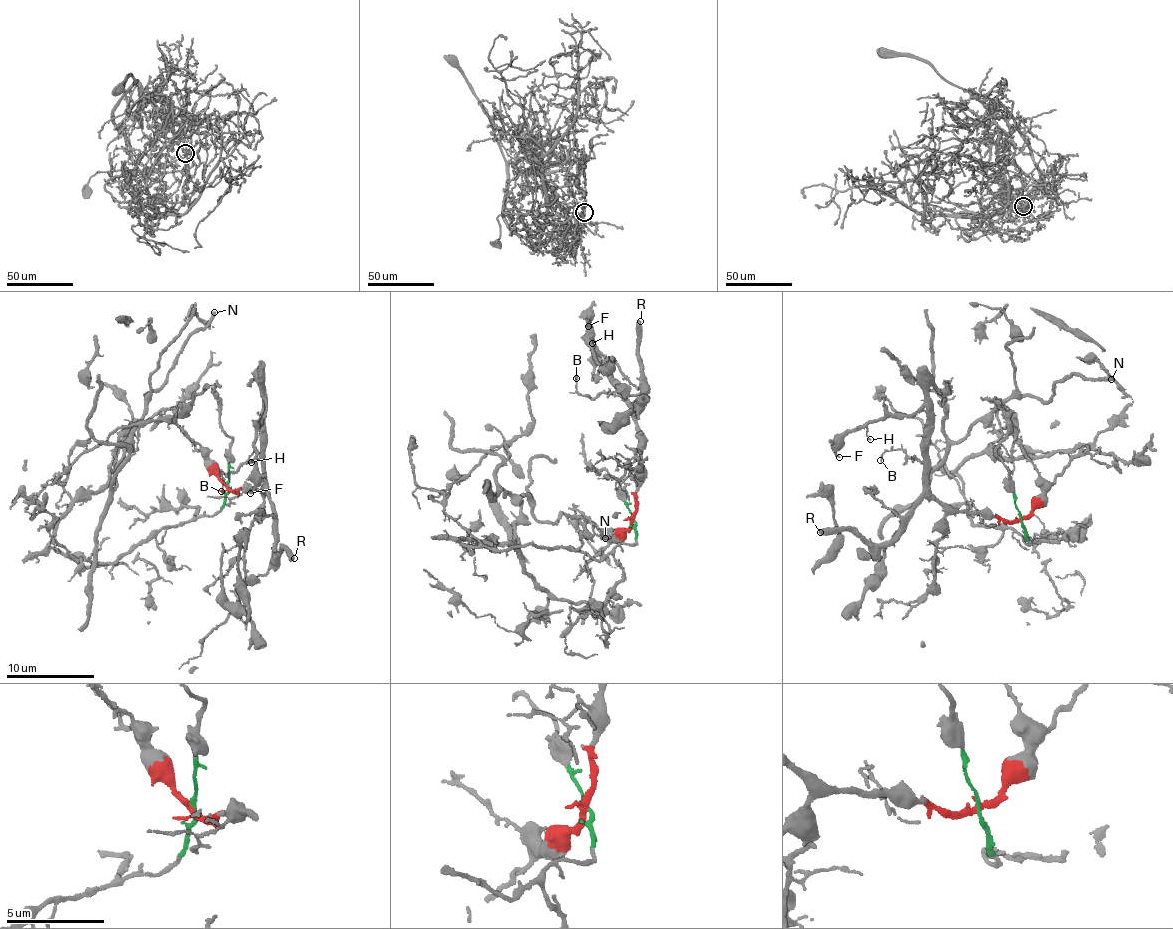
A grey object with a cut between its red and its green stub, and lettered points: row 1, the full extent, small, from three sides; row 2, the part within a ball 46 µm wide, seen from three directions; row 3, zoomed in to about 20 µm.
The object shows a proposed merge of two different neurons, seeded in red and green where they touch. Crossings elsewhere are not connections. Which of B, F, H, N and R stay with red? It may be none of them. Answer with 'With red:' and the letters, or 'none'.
With red: B, F, H, R

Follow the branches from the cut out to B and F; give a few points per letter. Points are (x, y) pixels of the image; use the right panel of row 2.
B: (1020, 519), (952, 512), (930, 490), (928, 471), (915, 456), (885, 451), (880, 461)
F: (1020, 519), (956, 513), (934, 497), (928, 483), (923, 408), (858, 427), (842, 440), (840, 457)

